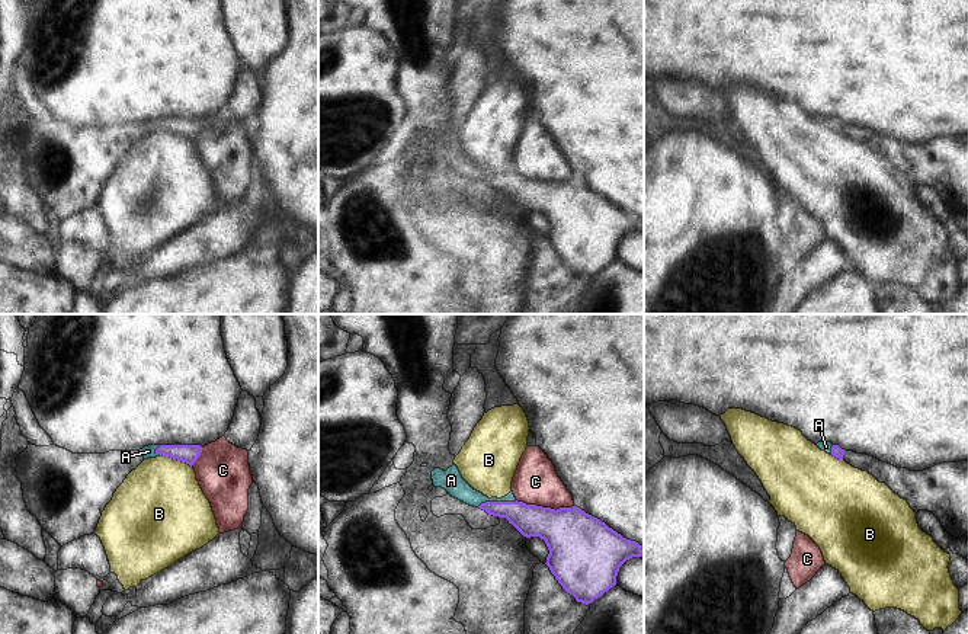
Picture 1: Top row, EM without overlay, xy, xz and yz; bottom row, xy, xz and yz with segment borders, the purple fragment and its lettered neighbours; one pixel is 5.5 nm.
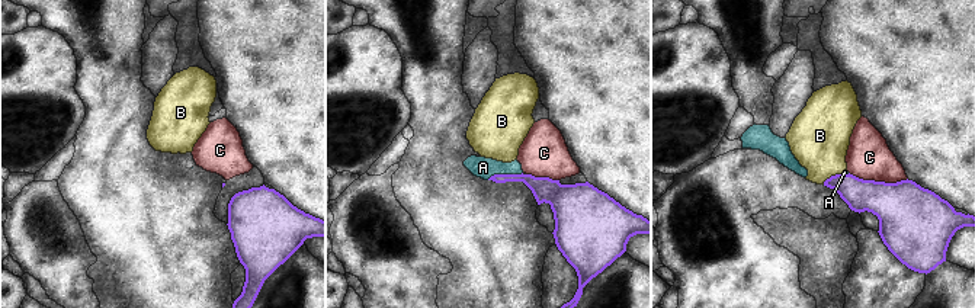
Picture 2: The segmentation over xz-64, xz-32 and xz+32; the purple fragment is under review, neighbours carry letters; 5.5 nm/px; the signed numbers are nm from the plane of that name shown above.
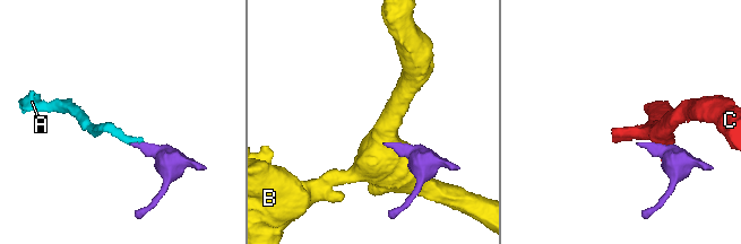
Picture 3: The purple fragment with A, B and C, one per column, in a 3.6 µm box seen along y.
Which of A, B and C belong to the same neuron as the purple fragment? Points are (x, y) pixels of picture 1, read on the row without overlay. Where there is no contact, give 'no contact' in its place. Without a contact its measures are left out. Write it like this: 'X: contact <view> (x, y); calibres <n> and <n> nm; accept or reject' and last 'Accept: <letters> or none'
A: contact xz (496, 176); calibres 180 and 110 nm; accept
B: contact xy (176, 133); calibres 100 and 460 nm; reject
C: contact xz (545, 182); calibres 320 and 240 nm; reject
Accept: A

